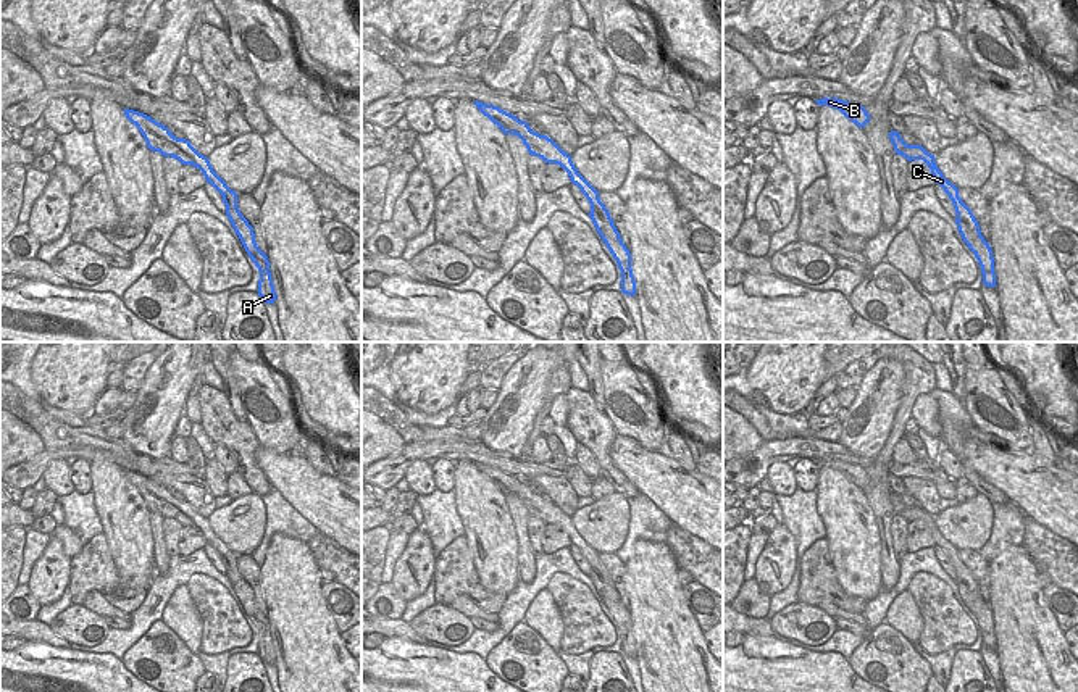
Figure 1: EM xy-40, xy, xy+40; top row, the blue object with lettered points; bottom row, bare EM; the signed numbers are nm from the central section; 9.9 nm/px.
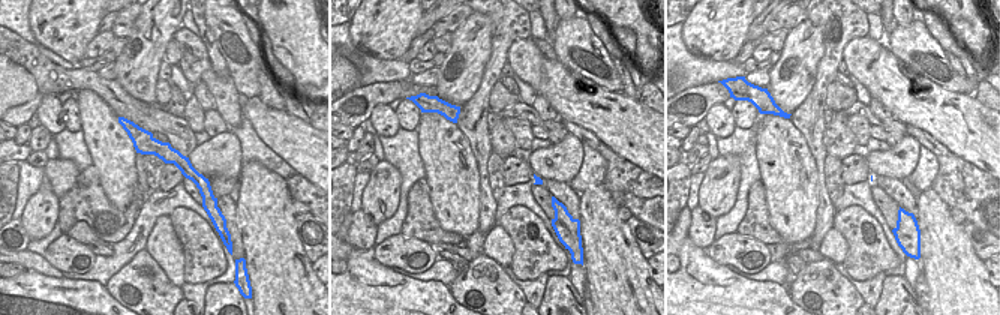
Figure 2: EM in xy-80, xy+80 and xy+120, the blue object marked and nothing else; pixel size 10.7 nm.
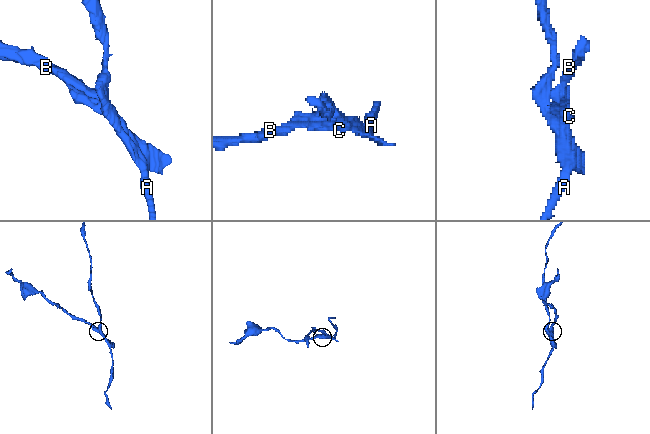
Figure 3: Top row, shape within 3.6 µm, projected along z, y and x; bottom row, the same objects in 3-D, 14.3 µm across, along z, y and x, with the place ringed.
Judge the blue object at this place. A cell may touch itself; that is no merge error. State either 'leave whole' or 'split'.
split

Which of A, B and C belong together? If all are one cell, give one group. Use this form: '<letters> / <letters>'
A / B C

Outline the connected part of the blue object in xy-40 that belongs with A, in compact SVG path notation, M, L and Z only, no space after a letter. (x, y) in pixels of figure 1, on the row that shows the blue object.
M240 215L237 219L229 219L236 234L239 236L245 252L260 271L258 295L265 303L274 303L276 292L270 273L268 256L257 247L253 227Z

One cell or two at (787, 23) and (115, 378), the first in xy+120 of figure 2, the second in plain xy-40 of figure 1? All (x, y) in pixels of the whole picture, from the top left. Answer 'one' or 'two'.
two

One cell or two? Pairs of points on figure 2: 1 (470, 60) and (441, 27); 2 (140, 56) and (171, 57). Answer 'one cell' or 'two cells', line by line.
1: two cells
2: two cells

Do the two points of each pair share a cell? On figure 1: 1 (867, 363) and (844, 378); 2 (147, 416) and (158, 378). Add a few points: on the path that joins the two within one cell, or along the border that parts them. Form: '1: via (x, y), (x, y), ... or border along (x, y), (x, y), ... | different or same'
1: via (862, 366), (849, 378) | same
2: via (157, 407), (158, 387) | same

